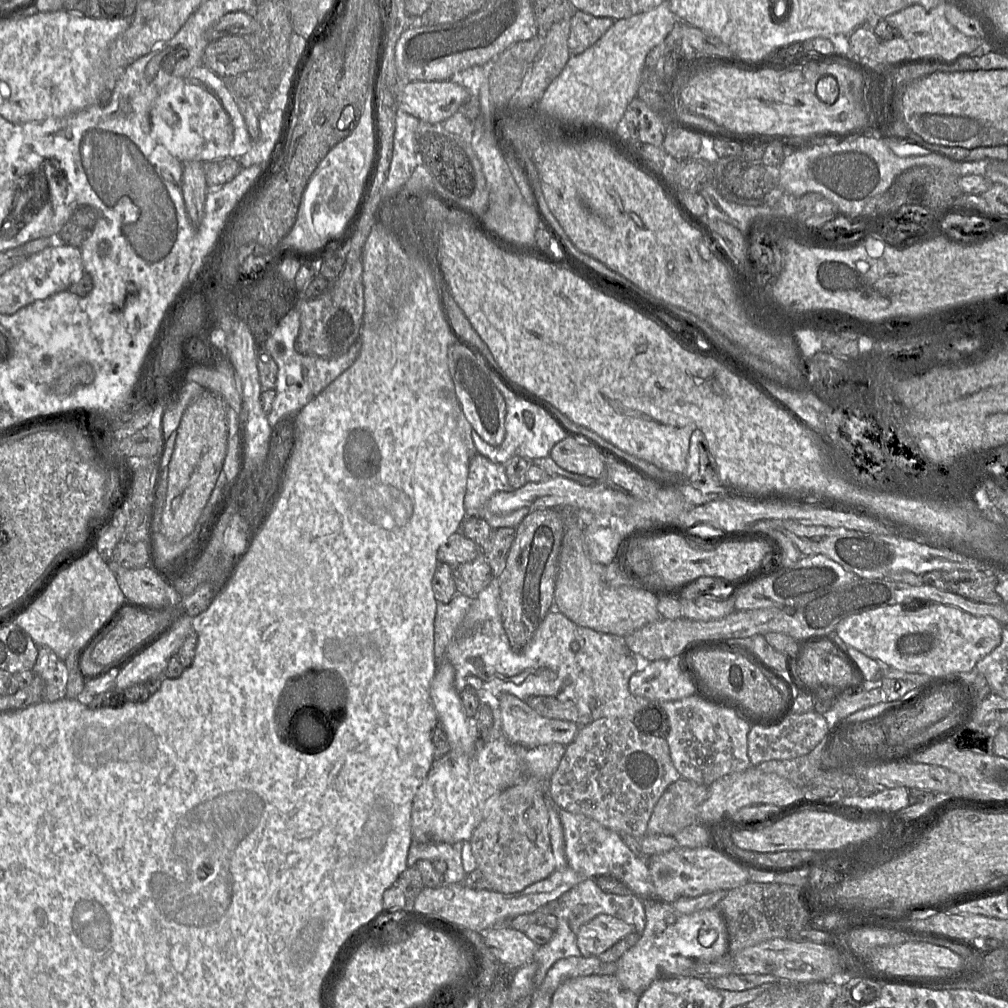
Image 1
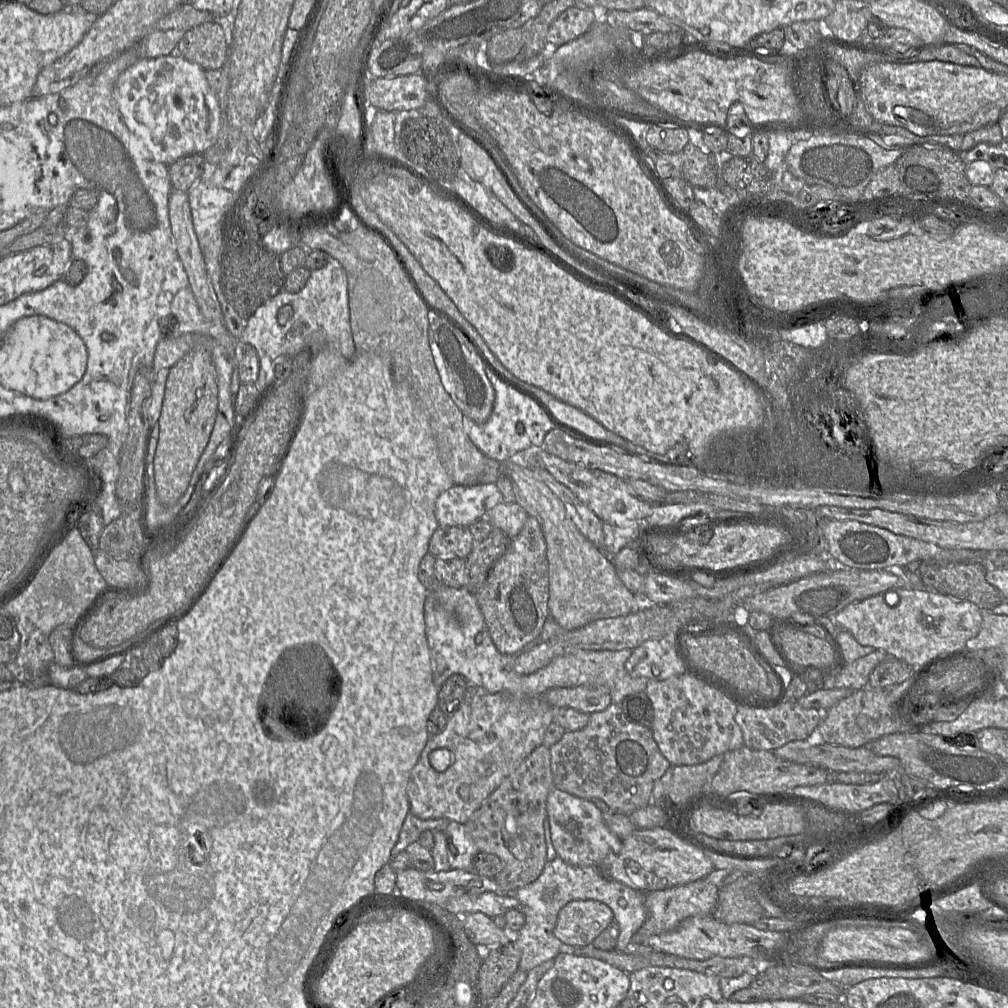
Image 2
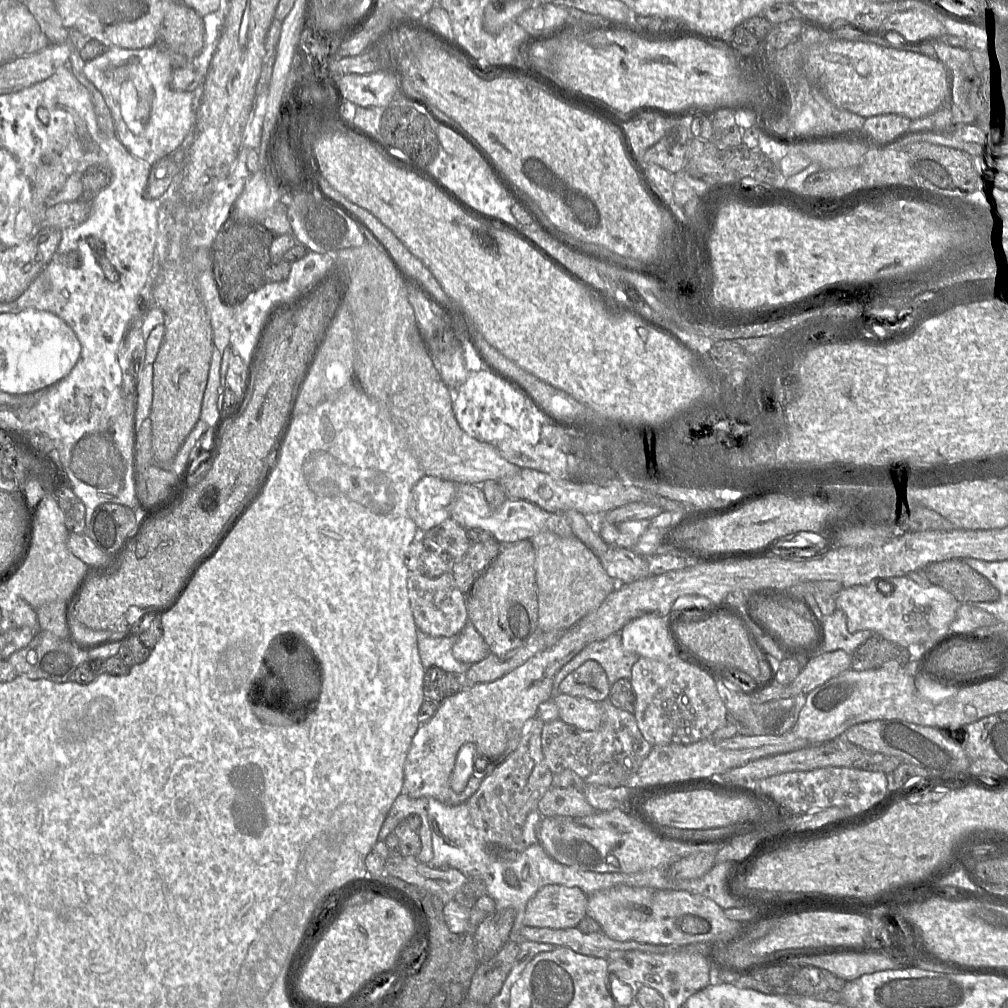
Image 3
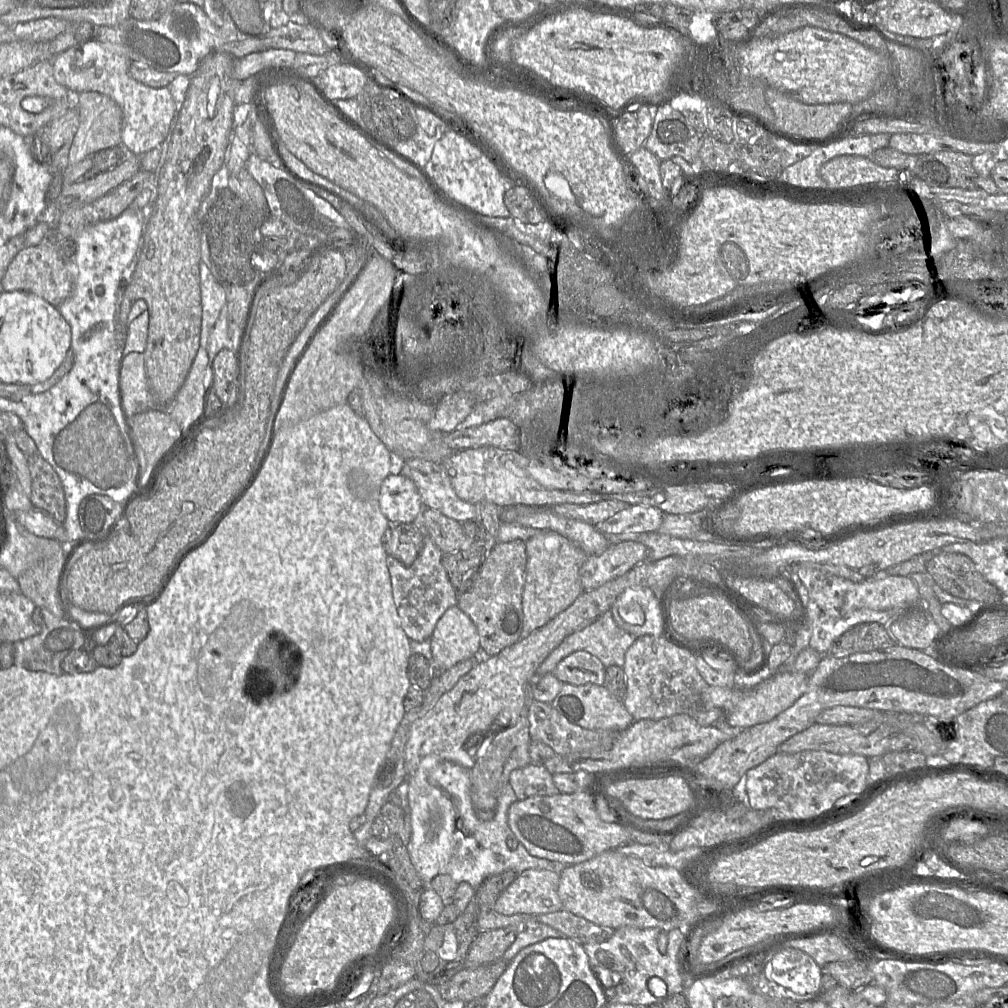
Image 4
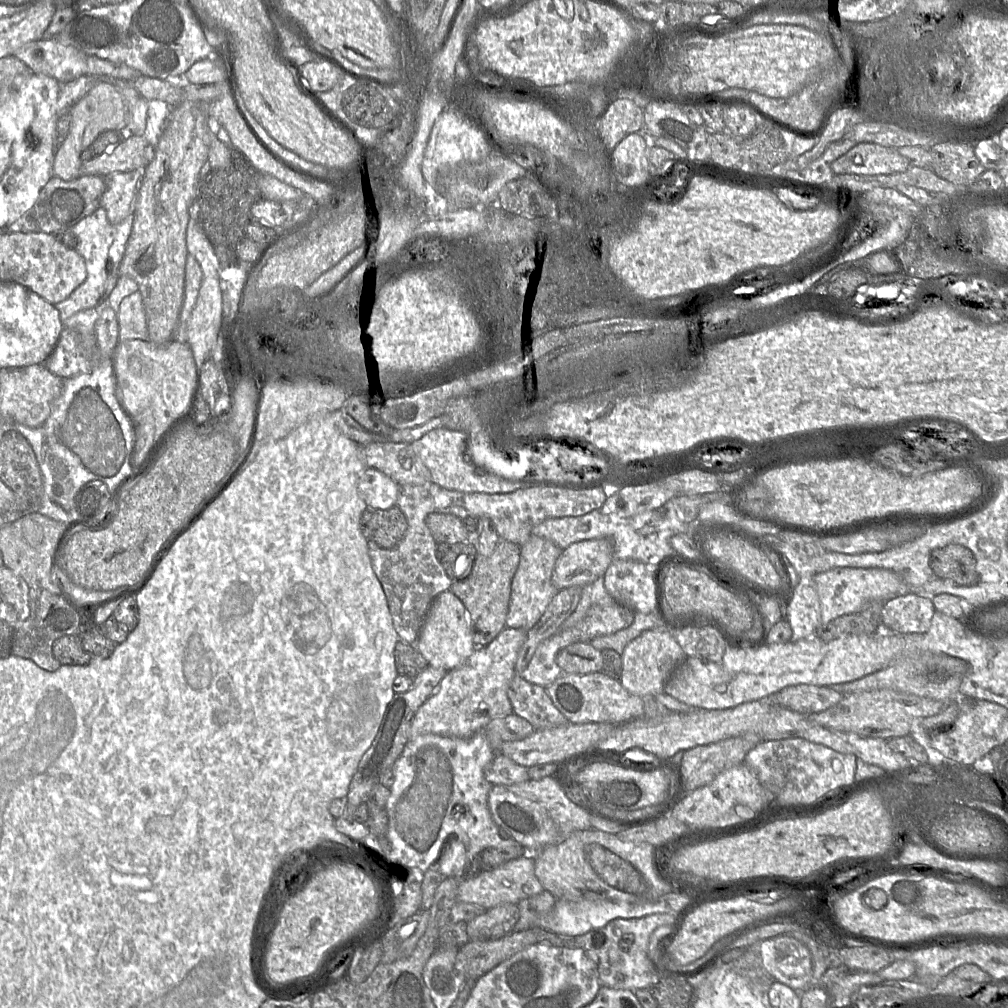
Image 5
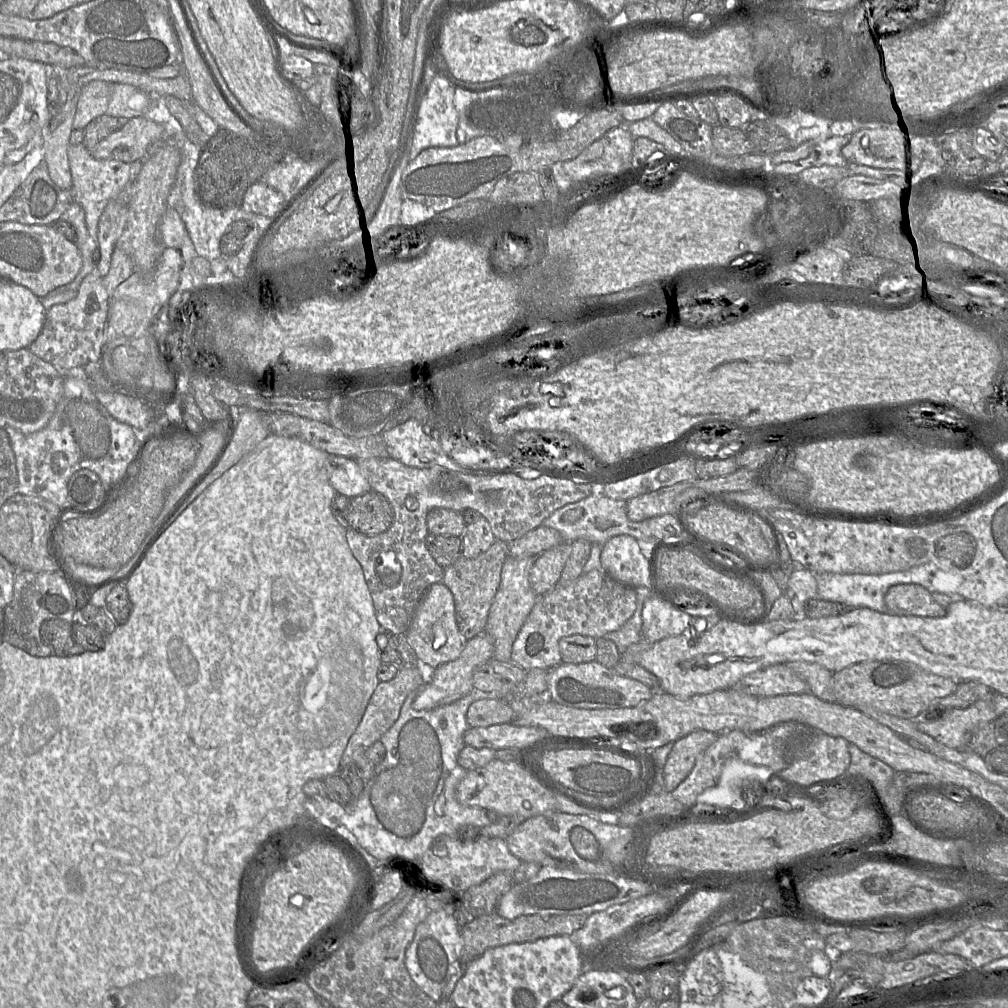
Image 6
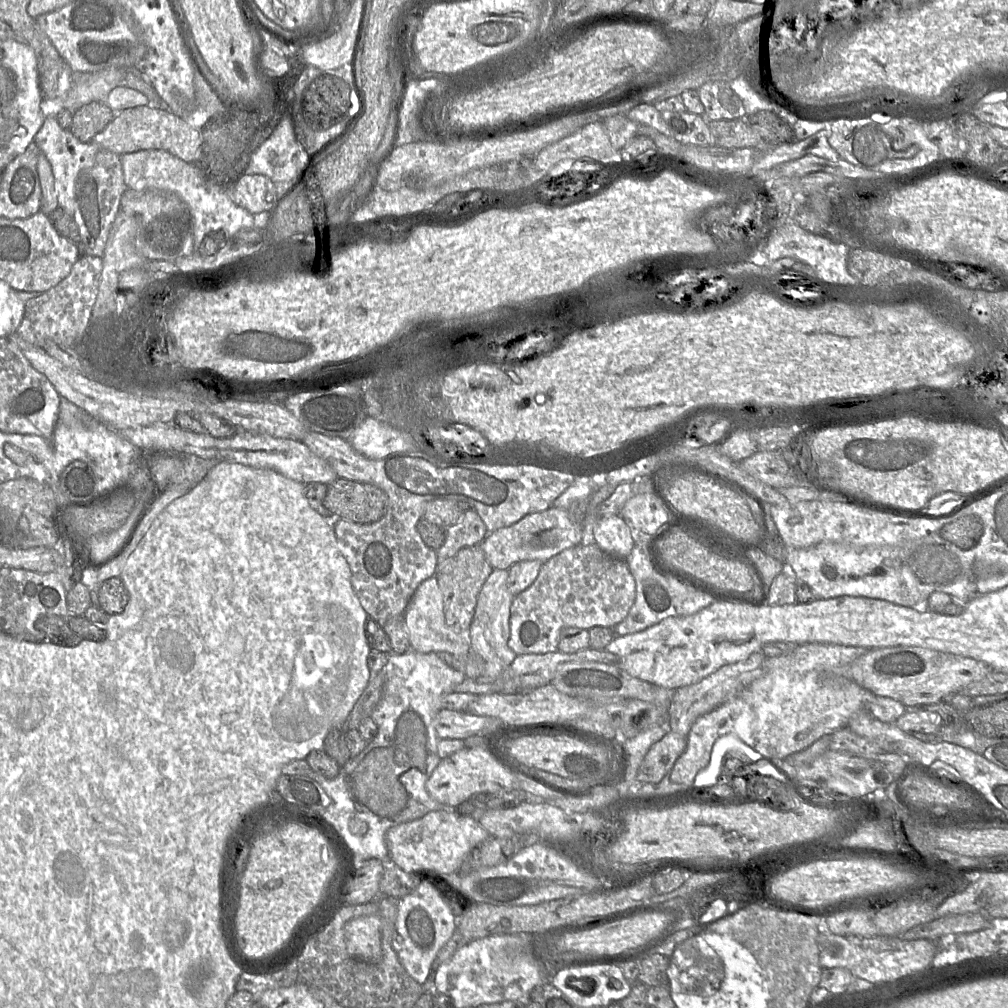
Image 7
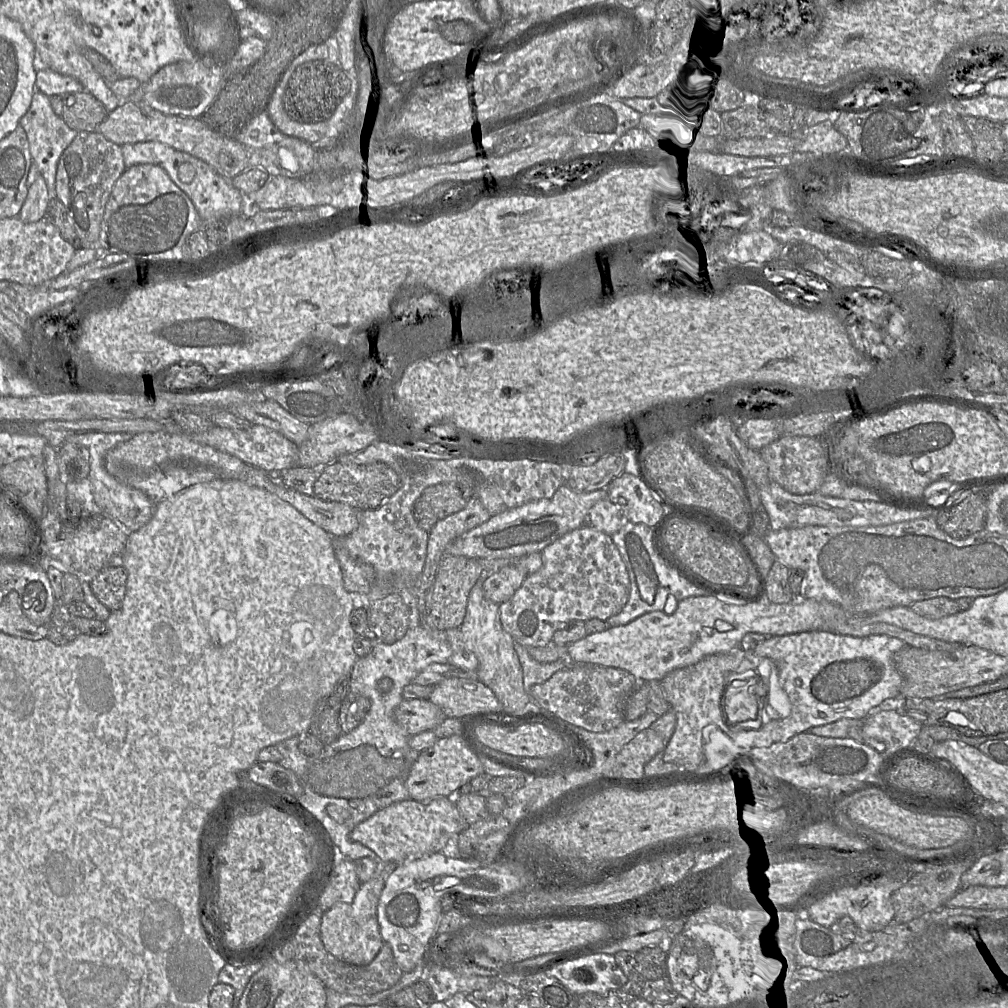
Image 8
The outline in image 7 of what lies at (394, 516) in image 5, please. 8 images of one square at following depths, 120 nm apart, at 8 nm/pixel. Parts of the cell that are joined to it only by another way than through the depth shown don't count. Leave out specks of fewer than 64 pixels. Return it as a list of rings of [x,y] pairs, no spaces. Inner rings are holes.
[[[338,477],[328,485],[324,506],[335,519],[369,524],[386,514],[388,496],[376,485]]]

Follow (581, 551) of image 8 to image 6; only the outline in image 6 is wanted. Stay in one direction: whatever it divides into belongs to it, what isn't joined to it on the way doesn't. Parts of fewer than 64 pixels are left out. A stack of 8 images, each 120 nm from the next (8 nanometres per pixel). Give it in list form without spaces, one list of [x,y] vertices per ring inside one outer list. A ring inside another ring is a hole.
[[[603,568],[583,573],[566,586],[556,586],[550,592],[538,595],[537,601],[522,625],[512,648],[512,662],[525,671],[540,668],[550,670],[562,663],[560,640],[566,636],[584,635],[594,639],[620,629],[635,613],[637,589],[620,583],[609,576]]]

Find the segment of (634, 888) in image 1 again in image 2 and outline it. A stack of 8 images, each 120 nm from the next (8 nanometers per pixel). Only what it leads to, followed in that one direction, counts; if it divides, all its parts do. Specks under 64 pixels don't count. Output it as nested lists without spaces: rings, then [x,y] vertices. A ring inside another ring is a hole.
[[[554,786],[547,797],[547,820],[558,856],[570,865],[597,868],[607,864],[608,859],[613,859],[622,850],[622,839],[608,828],[603,812],[594,803]]]

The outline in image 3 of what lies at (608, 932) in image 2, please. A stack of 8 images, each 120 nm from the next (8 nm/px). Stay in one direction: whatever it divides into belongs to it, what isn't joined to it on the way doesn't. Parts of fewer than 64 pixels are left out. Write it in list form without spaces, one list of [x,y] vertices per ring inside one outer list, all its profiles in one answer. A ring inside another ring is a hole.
[[[551,884],[528,901],[524,925],[565,929],[578,927],[585,933],[601,932],[600,925],[587,916],[588,895],[580,888]]]

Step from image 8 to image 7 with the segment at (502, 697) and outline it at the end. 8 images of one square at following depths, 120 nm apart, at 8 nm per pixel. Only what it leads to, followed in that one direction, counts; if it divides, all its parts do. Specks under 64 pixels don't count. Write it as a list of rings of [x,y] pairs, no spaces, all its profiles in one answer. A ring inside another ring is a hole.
[[[494,569],[483,584],[477,598],[475,613],[469,628],[469,644],[472,652],[485,663],[489,678],[500,676],[518,656],[509,647],[510,615],[514,595],[508,589],[508,569]]]

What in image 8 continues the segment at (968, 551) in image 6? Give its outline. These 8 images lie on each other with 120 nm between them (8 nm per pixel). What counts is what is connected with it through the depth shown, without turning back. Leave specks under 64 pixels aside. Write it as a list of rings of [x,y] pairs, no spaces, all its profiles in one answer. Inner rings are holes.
[[[977,491],[970,494],[958,504],[950,505],[949,501],[939,507],[936,512],[936,521],[947,534],[954,538],[965,538],[978,531],[984,526],[988,518],[989,491]]]

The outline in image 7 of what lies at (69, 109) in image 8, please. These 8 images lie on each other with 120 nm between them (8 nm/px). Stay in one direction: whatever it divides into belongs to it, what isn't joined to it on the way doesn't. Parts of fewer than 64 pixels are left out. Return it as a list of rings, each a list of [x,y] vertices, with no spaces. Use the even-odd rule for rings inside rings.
[[[91,102],[72,113],[70,130],[81,142],[92,142],[115,117],[115,112],[104,102]]]

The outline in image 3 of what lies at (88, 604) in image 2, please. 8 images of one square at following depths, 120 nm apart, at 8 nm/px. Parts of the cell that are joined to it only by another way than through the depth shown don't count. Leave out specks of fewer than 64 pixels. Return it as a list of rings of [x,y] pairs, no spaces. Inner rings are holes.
[[[47,492],[32,510],[28,537],[28,556],[22,567],[4,585],[9,597],[18,597],[33,609],[55,602],[69,602],[91,568],[76,557],[67,546],[69,530],[65,517],[52,492]]]

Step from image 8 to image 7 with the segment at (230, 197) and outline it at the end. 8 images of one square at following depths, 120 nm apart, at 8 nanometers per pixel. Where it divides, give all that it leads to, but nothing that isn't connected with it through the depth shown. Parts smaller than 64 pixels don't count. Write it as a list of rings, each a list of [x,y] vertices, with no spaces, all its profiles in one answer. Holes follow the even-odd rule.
[[[149,149],[149,150],[141,150],[137,152],[132,152],[132,153],[127,153],[121,156],[121,164],[122,164],[122,171],[123,171],[123,176],[124,176],[124,181],[127,186],[127,188],[134,189],[134,190],[158,190],[158,191],[163,191],[163,192],[171,192],[176,194],[189,208],[192,218],[193,218],[193,223],[194,223],[194,252],[198,252],[199,247],[203,241],[203,239],[206,236],[214,236],[215,233],[218,232],[224,232],[223,234],[223,241],[220,240],[221,243],[225,243],[228,240],[231,240],[235,237],[235,235],[240,232],[241,230],[248,230],[251,228],[254,228],[254,218],[251,213],[246,211],[244,208],[240,207],[237,205],[227,194],[225,189],[219,188],[217,186],[212,185],[207,181],[206,176],[204,175],[203,171],[201,170],[199,164],[197,163],[188,163],[181,158],[171,154],[170,152],[164,151],[164,150],[157,150],[157,149]]]

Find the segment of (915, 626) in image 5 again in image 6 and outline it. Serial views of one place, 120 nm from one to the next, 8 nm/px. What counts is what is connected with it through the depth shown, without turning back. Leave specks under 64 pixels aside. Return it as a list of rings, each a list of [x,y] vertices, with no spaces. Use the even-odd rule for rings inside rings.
[[[897,584],[885,596],[888,612],[904,616],[943,617],[947,608],[937,603],[933,594],[918,584]]]

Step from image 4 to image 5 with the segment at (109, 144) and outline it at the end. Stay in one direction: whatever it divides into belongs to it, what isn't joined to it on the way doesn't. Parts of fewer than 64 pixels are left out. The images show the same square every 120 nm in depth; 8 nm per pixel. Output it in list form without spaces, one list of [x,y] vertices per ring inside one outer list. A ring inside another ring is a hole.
[[[100,80],[86,95],[70,108],[70,126],[66,135],[59,141],[54,155],[54,176],[61,180],[73,180],[83,174],[82,152],[103,132],[119,130],[127,134],[130,112],[118,88],[108,80]]]

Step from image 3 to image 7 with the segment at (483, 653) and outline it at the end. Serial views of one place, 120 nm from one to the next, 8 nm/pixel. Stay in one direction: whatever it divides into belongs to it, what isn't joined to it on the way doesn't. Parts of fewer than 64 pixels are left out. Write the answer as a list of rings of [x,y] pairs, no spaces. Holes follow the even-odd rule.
[[[431,577],[424,580],[416,589],[404,613],[404,621],[409,633],[411,648],[421,653],[449,652],[454,656],[469,656],[469,630],[457,632],[450,628],[444,615],[443,594],[437,578]]]

